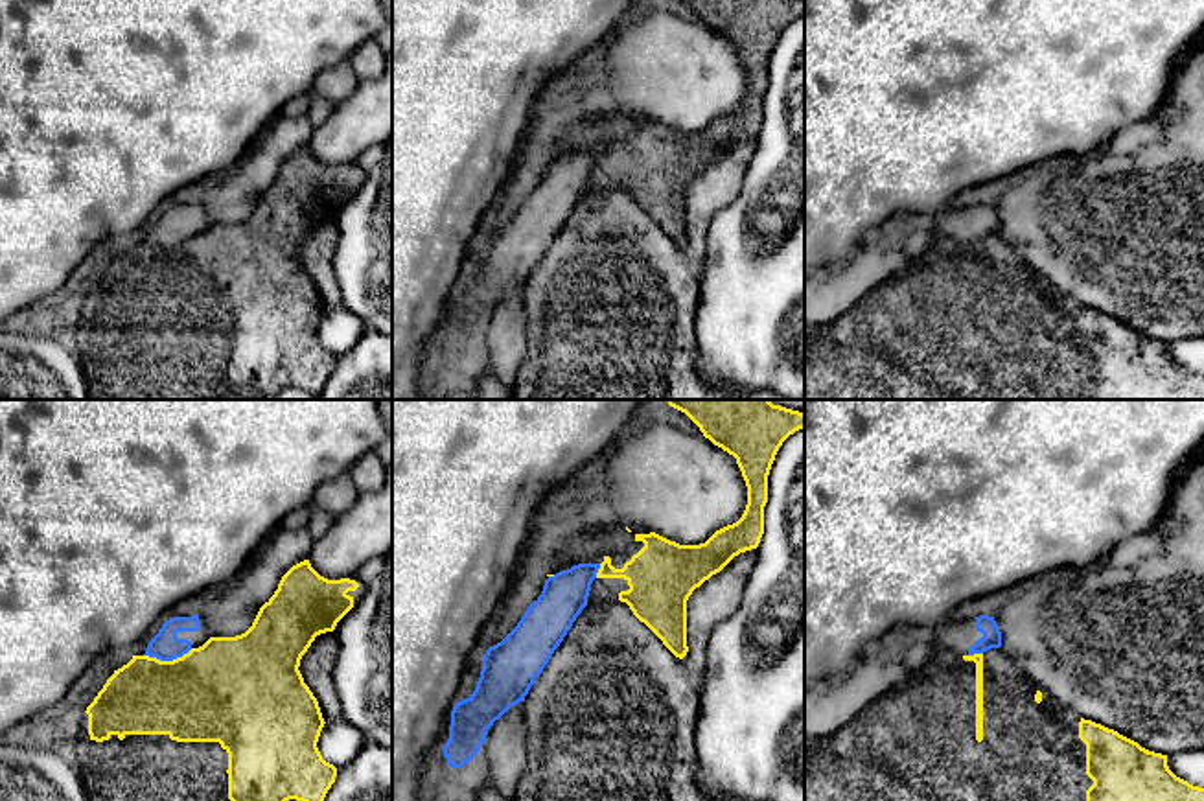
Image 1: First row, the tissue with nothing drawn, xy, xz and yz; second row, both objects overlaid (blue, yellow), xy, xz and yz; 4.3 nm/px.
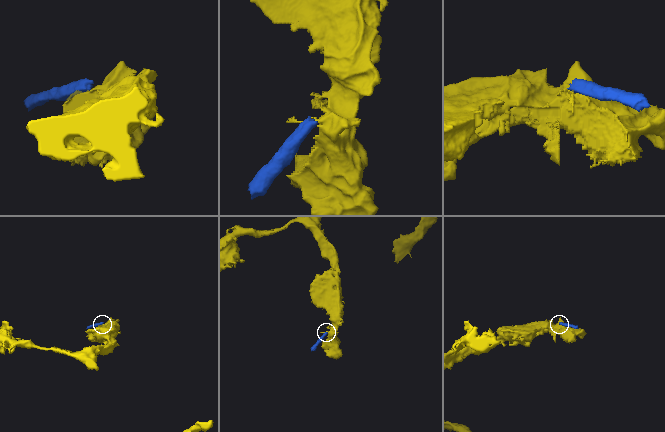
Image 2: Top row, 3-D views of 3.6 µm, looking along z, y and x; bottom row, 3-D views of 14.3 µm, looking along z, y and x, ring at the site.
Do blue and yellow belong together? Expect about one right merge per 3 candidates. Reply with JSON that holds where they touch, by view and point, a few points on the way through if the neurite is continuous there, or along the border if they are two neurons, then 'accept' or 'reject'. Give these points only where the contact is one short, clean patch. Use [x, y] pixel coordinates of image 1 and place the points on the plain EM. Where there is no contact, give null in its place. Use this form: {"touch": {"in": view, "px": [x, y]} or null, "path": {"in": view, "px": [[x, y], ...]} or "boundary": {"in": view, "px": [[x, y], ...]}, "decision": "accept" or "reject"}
{"touch": {"in": "xy", "px": [168, 247]}, "boundary": {"in": "xy", "px": [[192, 236], [172, 247], [144, 243]]}, "decision": "reject"}

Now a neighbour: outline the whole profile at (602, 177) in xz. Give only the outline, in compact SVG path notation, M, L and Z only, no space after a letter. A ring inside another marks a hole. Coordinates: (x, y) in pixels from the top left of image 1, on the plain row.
M685 0L714 33L736 46L747 74L747 92L742 105L716 118L705 131L679 133L655 120L631 123L626 110L596 112L576 123L560 142L560 158L589 151L593 144L604 149L591 171L587 193L620 188L644 210L679 247L687 234L687 188L712 162L720 160L740 140L757 136L764 122L764 94L768 90L768 63L782 29L805 15L803 0Z

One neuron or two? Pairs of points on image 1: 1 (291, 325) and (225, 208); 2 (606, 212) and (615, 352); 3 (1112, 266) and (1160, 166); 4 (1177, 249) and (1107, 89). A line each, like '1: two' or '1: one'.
1: two
2: one
3: one
4: two

